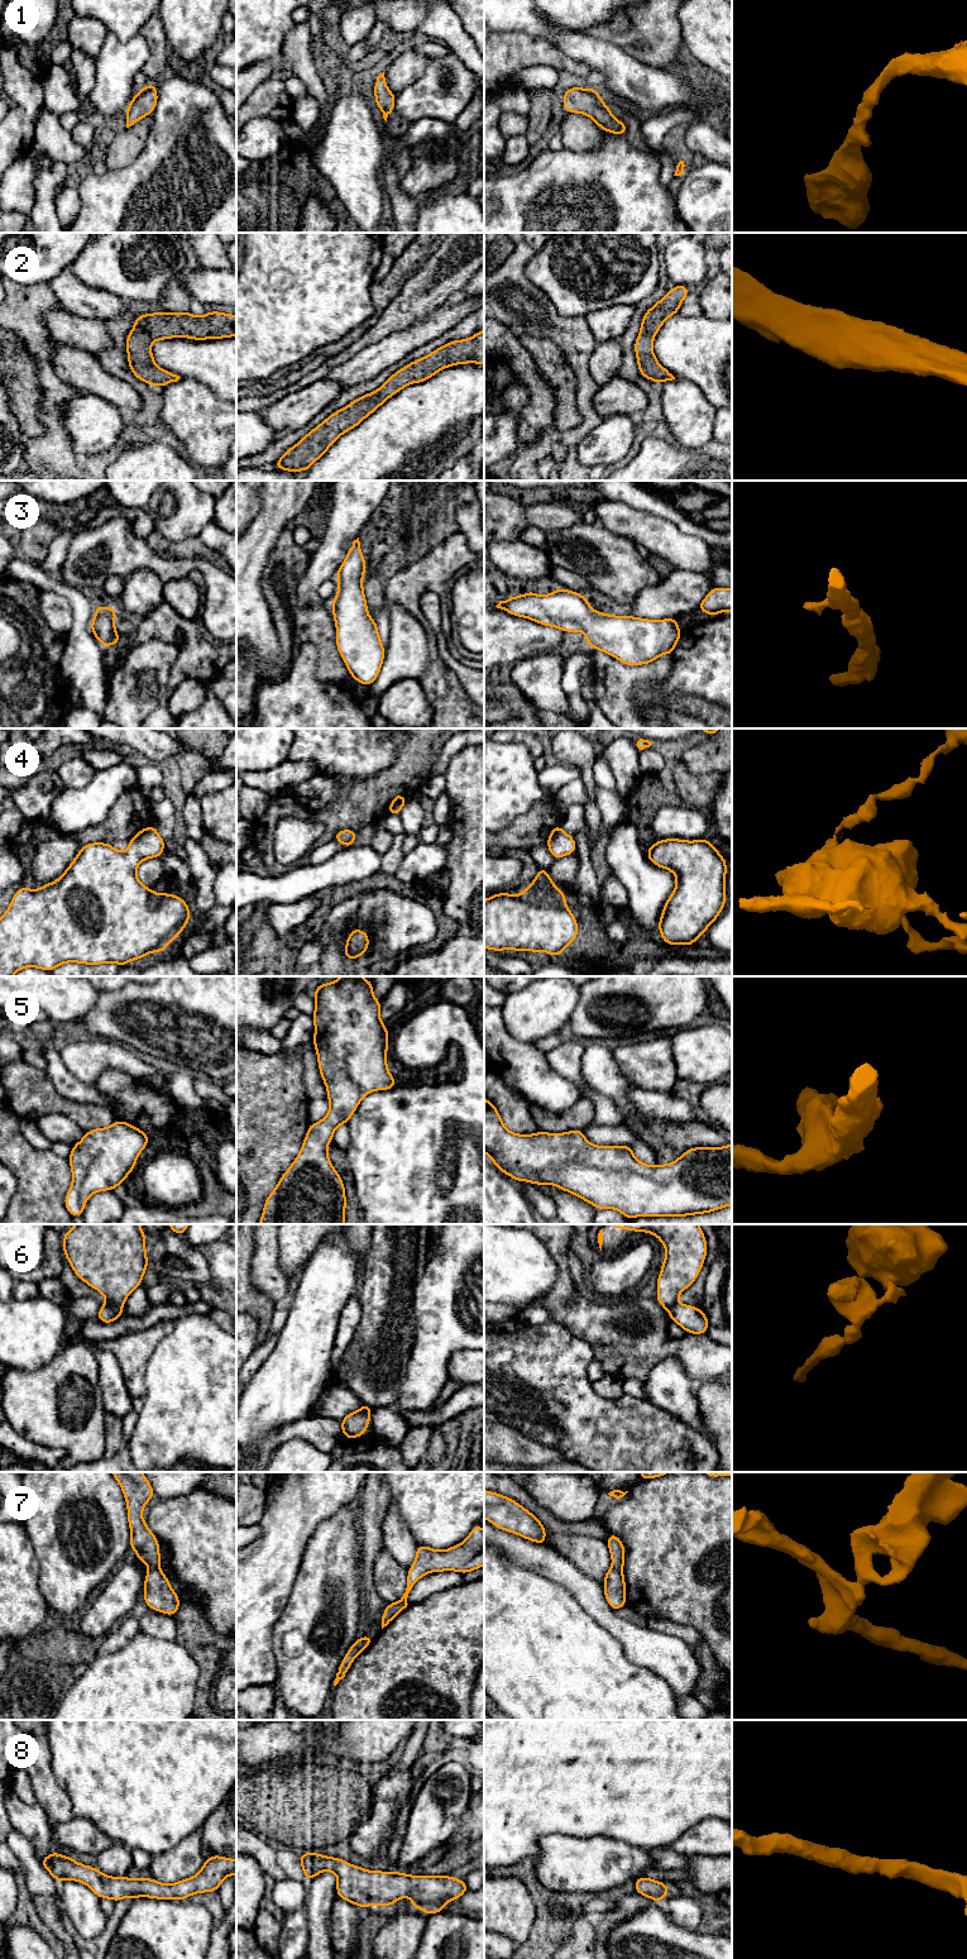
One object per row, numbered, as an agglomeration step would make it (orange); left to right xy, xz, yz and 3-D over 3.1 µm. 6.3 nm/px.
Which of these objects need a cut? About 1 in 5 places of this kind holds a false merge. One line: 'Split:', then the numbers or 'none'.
Split: 4, 6, 7

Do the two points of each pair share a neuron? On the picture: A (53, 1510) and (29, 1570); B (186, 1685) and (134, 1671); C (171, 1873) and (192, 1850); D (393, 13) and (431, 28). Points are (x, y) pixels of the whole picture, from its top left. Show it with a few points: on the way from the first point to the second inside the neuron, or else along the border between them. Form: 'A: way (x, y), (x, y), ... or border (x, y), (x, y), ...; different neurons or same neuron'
A: border (24, 1528), (38, 1562), (39, 1585); different neurons
B: way (173, 1685), (147, 1683); same neuron
C: way (173, 1867), (186, 1854); same neuron
D: border (426, 13), (416, 29); different neurons

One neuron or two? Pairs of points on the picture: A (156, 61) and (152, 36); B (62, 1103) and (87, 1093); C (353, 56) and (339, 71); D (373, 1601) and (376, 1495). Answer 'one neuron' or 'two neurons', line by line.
A: one neuron
B: two neurons
C: one neuron
D: one neuron

